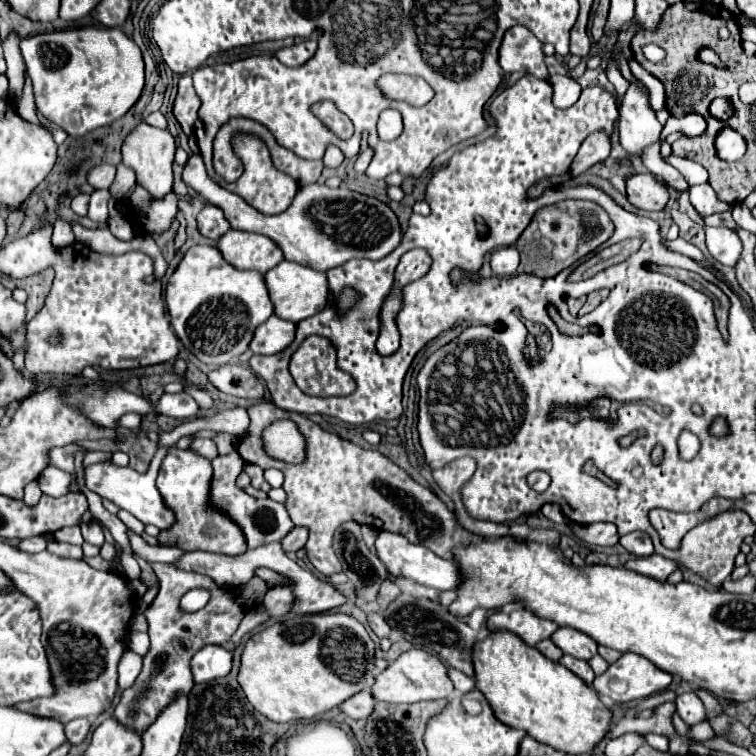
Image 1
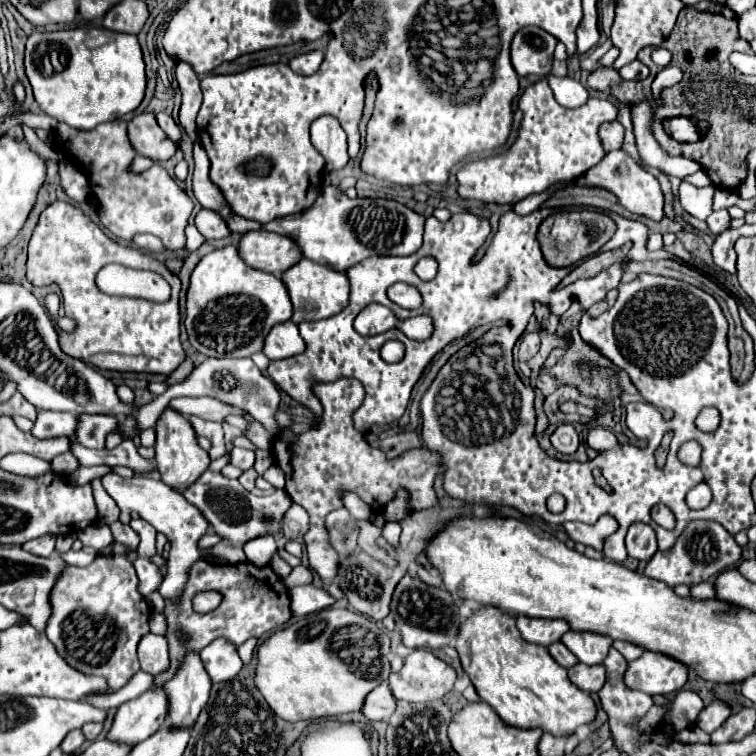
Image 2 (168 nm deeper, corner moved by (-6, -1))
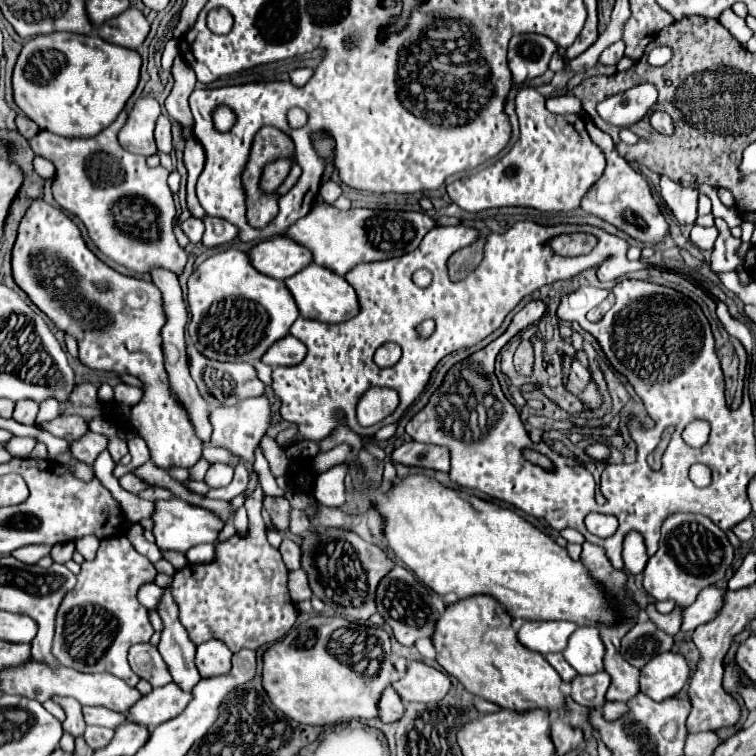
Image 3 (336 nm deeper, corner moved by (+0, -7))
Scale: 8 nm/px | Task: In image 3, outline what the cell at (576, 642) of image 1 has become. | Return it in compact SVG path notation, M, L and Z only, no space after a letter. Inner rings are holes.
M596 626L576 628L574 636L570 636L566 650L562 652L566 662L578 674L596 674L602 672L604 644L600 638L600 630Z

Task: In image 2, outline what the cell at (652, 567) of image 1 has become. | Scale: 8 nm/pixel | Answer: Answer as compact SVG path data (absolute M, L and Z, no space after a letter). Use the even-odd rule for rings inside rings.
M694 520L694 522L688 522L684 532L678 536L674 548L670 548L666 552L656 552L652 556L652 560L646 564L644 574L648 578L656 578L656 580L668 584L670 588L674 588L678 584L696 586L700 582L710 580L712 576L720 574L728 566L738 564L740 552L742 550L734 542L734 536L728 534L728 530L722 524L712 522L712 520Z

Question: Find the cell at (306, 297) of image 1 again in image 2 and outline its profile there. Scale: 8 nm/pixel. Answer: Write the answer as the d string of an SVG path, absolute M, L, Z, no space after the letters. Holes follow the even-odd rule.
M302 258L298 264L288 268L282 274L282 280L288 288L290 300L294 304L294 316L292 322L304 322L304 320L324 320L330 316L336 316L348 306L348 296L350 296L350 282L344 272L338 272L330 266L312 262L308 258Z

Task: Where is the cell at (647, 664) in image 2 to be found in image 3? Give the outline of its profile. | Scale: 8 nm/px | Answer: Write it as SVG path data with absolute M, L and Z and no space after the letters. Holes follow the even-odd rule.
M658 654L640 670L640 692L658 702L672 698L684 688L688 672L688 664L680 654Z

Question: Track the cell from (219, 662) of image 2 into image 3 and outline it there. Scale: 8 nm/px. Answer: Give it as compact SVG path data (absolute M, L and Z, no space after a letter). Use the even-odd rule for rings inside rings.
M208 640L198 646L196 652L196 668L202 678L222 676L230 672L232 652L220 640Z

